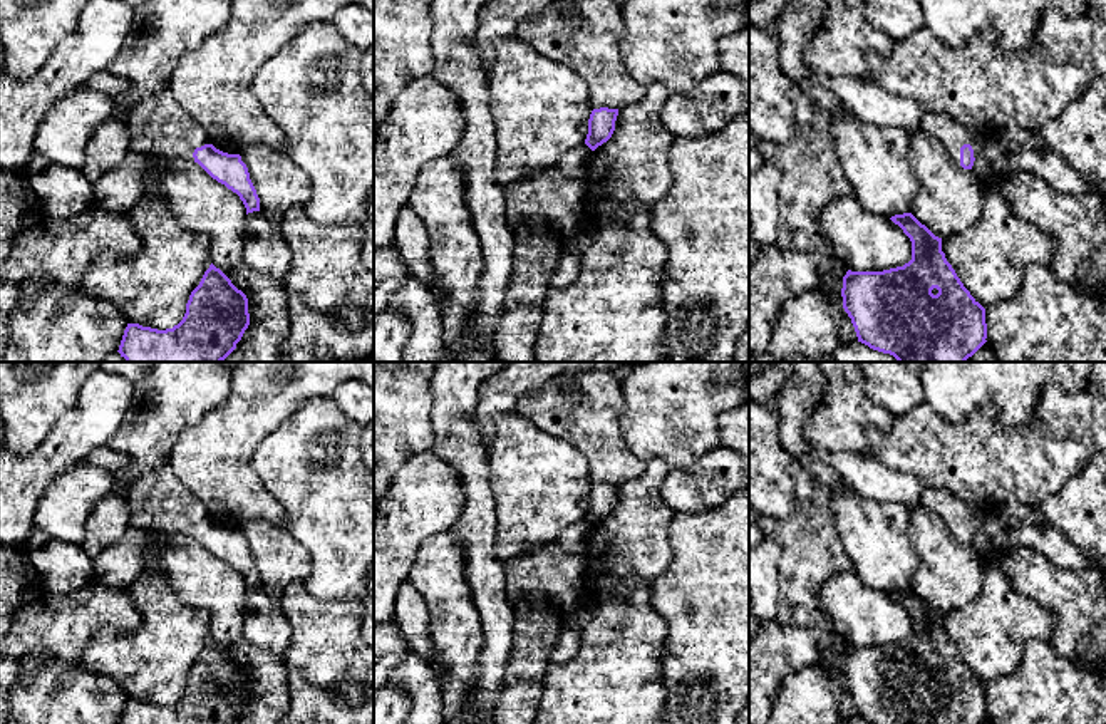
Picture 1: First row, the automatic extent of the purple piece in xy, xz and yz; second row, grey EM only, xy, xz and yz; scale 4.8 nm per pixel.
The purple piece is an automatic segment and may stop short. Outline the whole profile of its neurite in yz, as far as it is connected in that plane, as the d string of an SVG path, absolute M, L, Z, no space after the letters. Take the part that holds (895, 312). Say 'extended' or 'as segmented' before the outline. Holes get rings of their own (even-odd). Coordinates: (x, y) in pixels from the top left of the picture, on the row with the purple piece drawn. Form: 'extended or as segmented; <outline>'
as segmented; M912 213L890 218L912 241L912 260L883 272L851 272L843 277L843 308L858 342L890 354L898 362L965 362L987 340L985 308L970 295L935 236Z

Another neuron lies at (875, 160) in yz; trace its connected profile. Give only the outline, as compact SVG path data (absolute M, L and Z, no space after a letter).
M845 104L841 112L831 119L831 132L841 168L858 201L878 216L892 218L910 213L920 186L908 158L912 132L861 121Z

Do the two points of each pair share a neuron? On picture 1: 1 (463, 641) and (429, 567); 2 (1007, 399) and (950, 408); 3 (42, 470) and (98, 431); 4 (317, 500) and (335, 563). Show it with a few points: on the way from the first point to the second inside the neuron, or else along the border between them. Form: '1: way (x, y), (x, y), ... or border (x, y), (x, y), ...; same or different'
1: way (453, 622), (443, 585); same
2: way (994, 389), (969, 389), (964, 394); same
3: way (56, 456), (84, 431); same
4: way (332, 515), (335, 518), (335, 548); same

